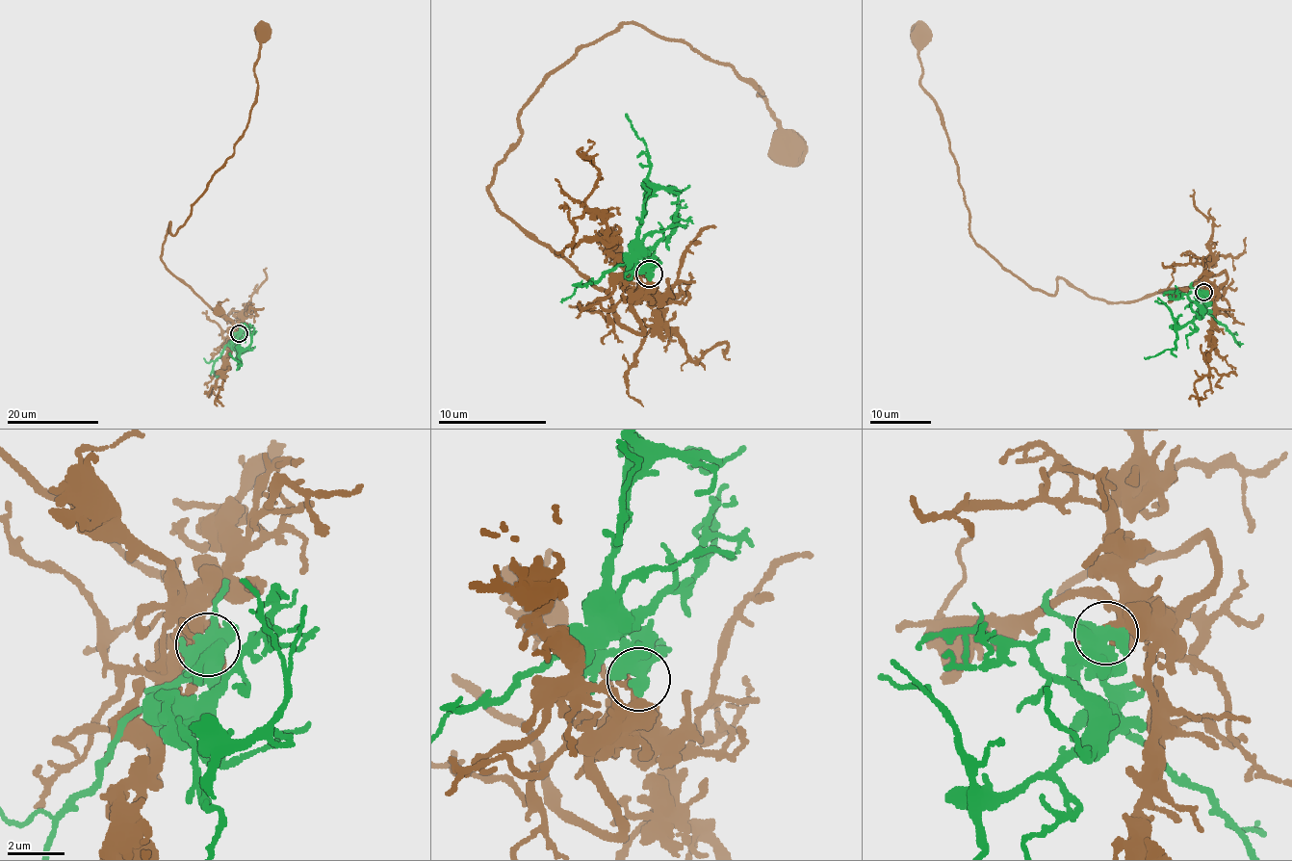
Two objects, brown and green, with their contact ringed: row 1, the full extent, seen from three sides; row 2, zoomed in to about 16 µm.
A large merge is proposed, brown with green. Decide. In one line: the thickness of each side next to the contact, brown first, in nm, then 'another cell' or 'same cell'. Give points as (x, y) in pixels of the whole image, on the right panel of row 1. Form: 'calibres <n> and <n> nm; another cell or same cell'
calibres 240 and 480 nm; same cell

